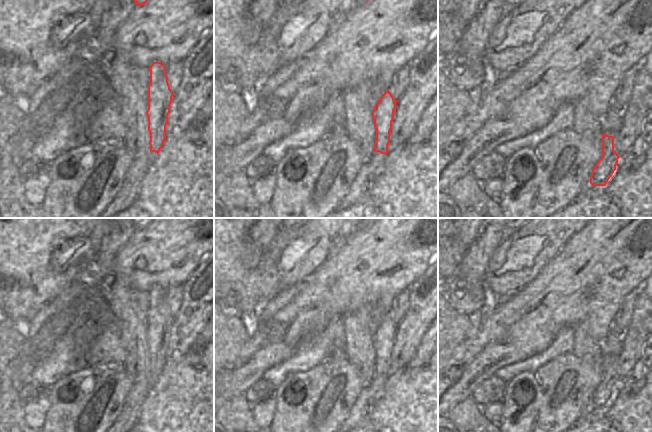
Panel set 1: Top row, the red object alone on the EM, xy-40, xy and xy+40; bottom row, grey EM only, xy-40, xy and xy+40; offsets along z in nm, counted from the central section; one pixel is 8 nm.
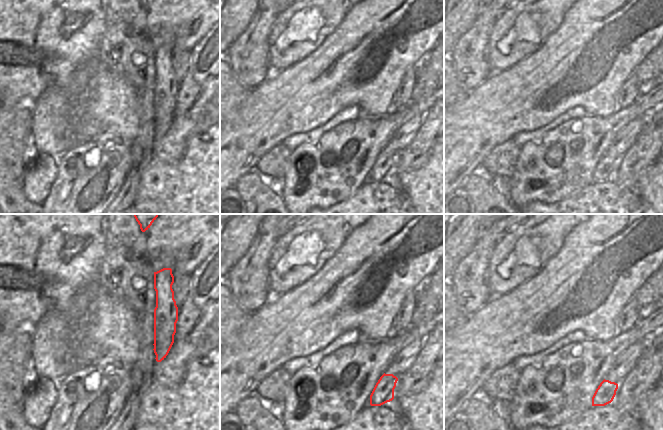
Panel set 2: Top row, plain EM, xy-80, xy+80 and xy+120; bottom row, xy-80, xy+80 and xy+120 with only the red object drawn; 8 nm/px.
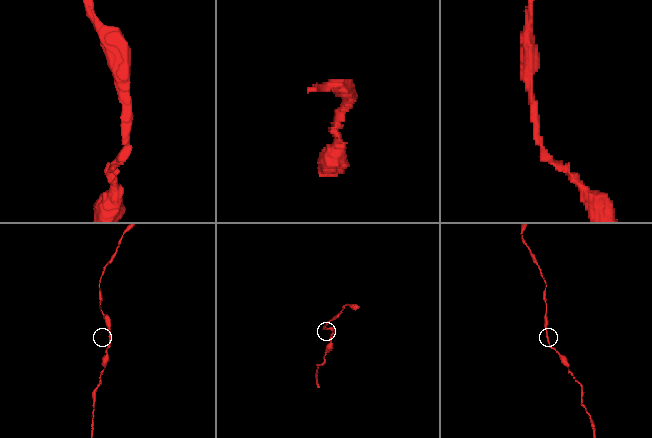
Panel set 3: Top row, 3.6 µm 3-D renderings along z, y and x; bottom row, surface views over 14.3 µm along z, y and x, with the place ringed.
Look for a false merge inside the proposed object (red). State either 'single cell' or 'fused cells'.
single cell

